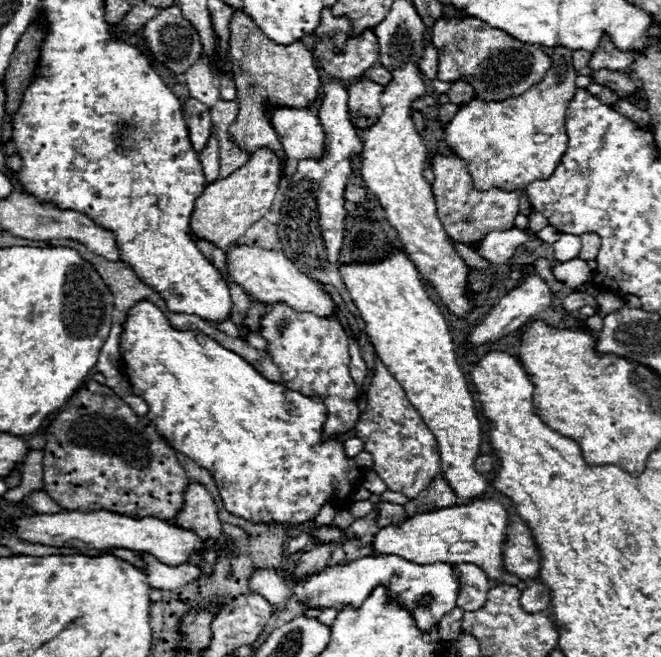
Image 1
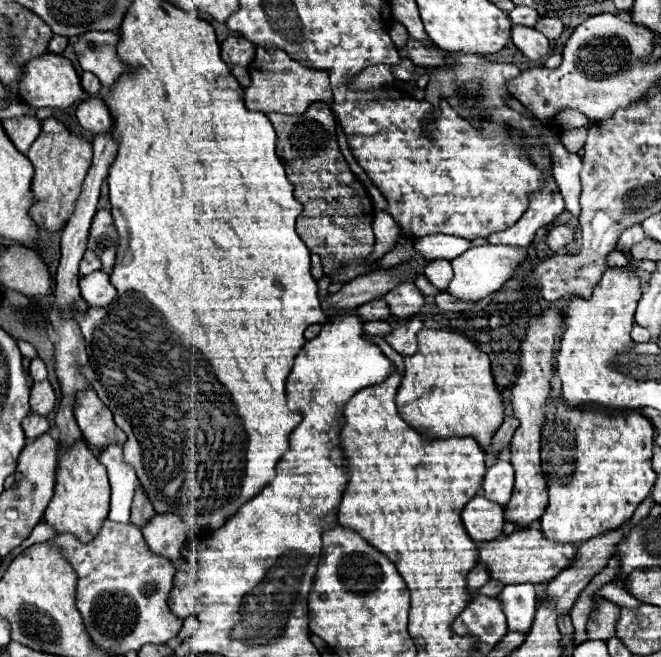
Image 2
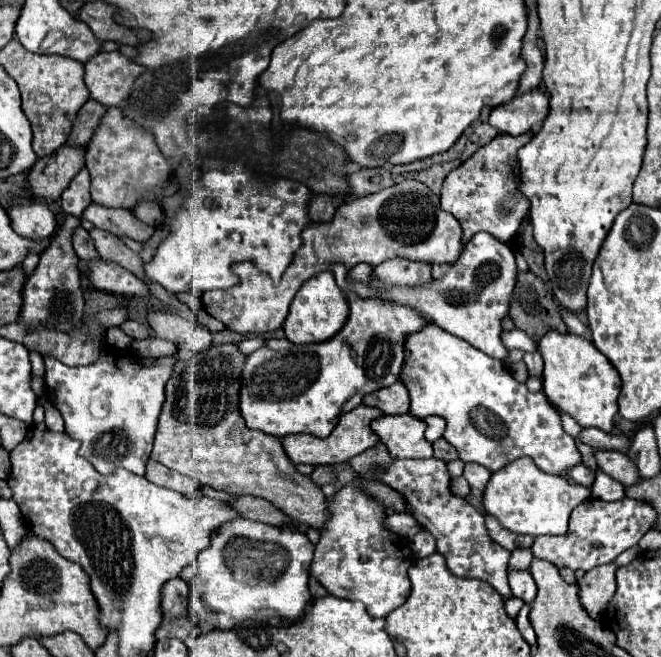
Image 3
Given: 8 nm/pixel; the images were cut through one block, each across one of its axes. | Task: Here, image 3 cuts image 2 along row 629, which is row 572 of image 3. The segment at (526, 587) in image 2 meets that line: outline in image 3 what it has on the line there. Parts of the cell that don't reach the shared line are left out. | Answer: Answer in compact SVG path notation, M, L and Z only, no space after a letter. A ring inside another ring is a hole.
M510 570L508 580L510 580L512 594L516 598L524 600L526 604L530 604L536 598L536 582L528 570Z

